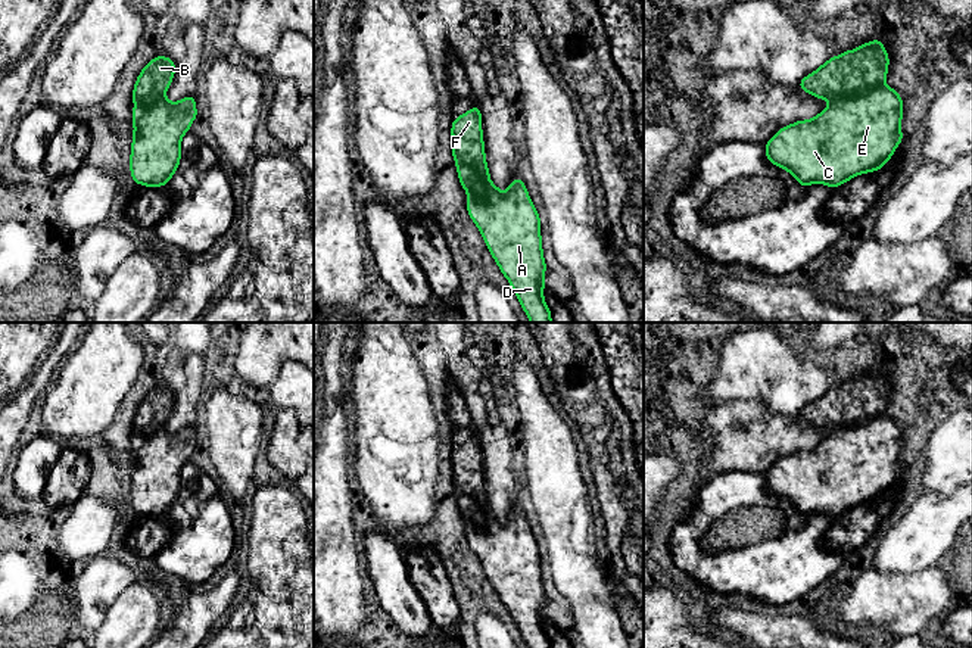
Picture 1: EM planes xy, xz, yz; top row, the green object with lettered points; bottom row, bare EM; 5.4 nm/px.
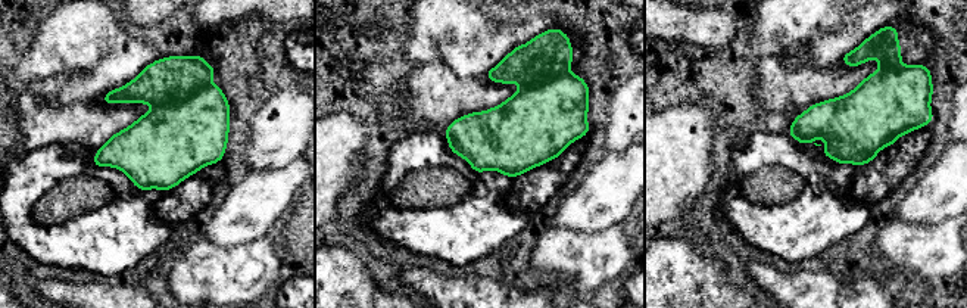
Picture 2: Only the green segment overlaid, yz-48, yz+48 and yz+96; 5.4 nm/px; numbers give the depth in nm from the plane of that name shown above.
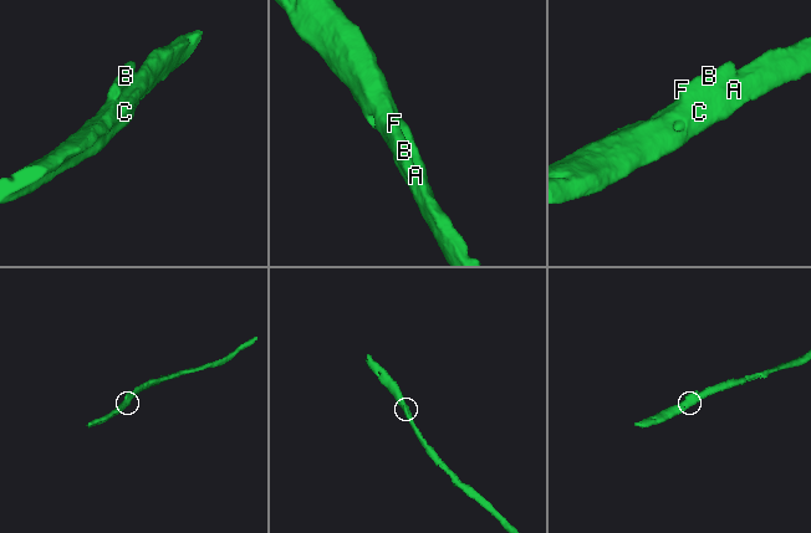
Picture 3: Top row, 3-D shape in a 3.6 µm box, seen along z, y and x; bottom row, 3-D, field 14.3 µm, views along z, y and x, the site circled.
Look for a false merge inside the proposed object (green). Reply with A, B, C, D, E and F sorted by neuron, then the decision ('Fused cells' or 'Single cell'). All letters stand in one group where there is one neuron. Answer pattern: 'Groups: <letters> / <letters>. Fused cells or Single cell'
Groups: A C D E / B F. Fused cells

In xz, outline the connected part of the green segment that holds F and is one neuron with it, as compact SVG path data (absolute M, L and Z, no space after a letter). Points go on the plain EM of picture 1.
M473 436L457 446L451 457L452 486L458 508L468 526L483 526L490 514L489 498L485 486L482 442Z

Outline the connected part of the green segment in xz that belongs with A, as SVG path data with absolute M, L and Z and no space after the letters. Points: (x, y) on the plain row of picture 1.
M515 507L505 523L490 513L483 526L467 527L467 540L527 647L551 648L543 630L540 548L524 511Z

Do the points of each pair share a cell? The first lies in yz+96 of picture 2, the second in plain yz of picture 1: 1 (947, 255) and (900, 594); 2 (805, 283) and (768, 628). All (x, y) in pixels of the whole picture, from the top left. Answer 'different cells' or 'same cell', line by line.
1: same cell
2: same cell

